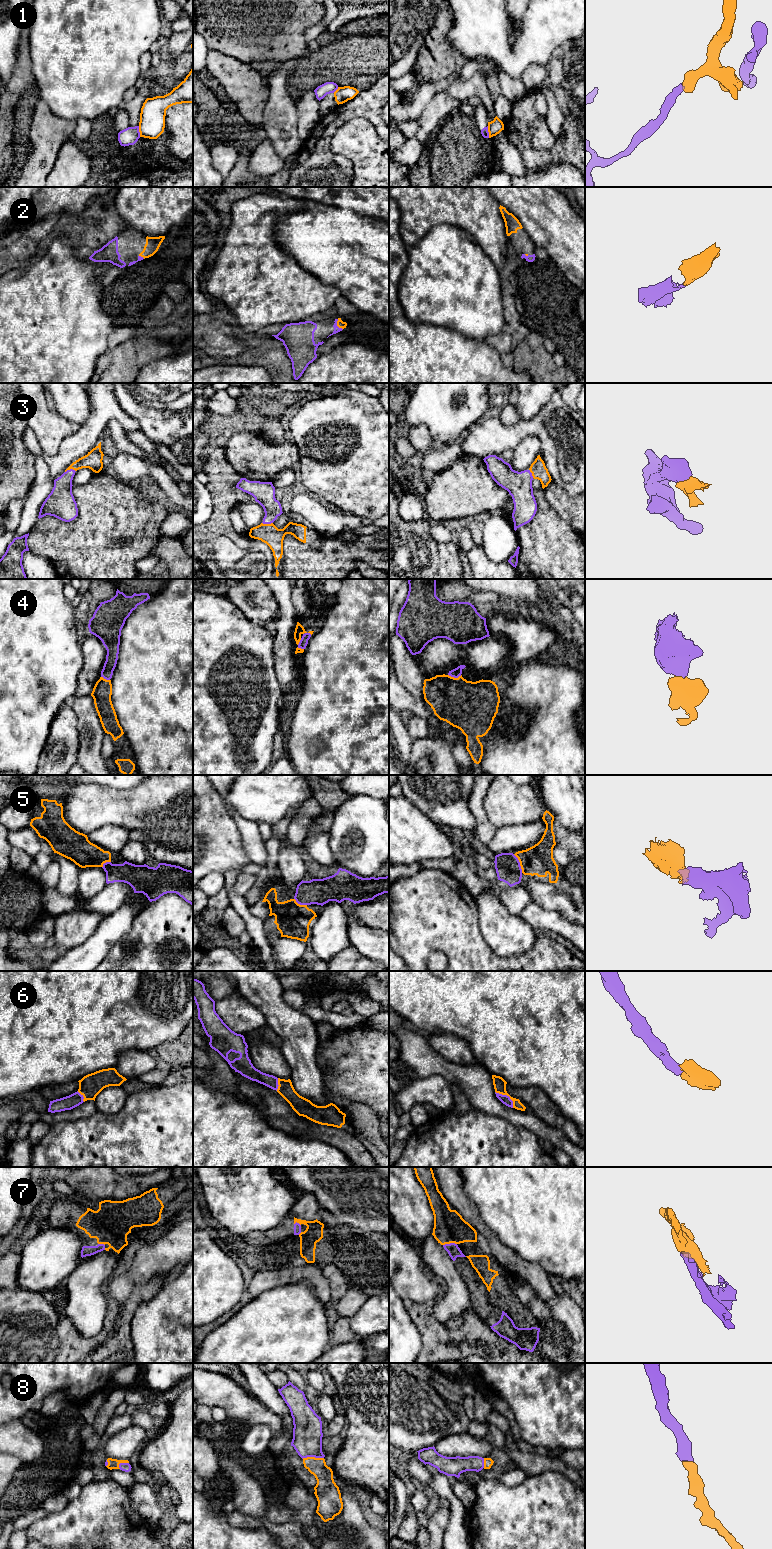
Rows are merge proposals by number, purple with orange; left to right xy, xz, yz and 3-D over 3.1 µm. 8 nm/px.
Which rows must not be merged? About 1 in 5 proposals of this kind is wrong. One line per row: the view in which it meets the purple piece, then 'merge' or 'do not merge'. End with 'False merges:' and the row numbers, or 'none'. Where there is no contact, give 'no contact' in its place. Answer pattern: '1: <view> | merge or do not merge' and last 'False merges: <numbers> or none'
1: yz | do not merge
2: xz | merge
3: xy | merge
4: yz | merge
5: yz | merge
6: yz | merge
7: yz | merge
8: xz | merge
False merges: 1

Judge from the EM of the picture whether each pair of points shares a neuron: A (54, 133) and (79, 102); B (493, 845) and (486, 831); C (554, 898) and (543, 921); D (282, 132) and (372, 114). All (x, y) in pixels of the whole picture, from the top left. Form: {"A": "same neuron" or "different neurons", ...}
{"A": "different neurons", "B": "different neurons", "C": "different neurons", "D": "different neurons"}

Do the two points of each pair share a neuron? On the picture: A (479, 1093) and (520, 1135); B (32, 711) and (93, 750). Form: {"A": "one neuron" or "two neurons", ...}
{"A": "two neurons", "B": "two neurons"}

